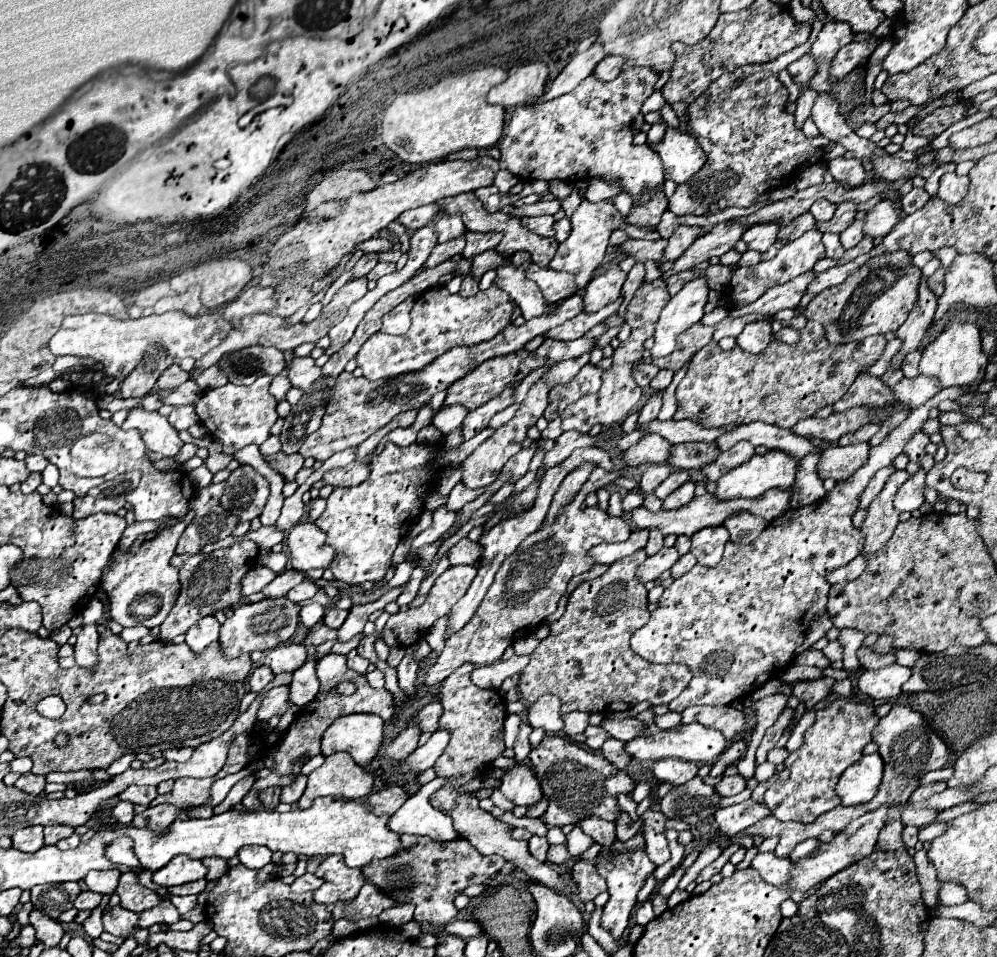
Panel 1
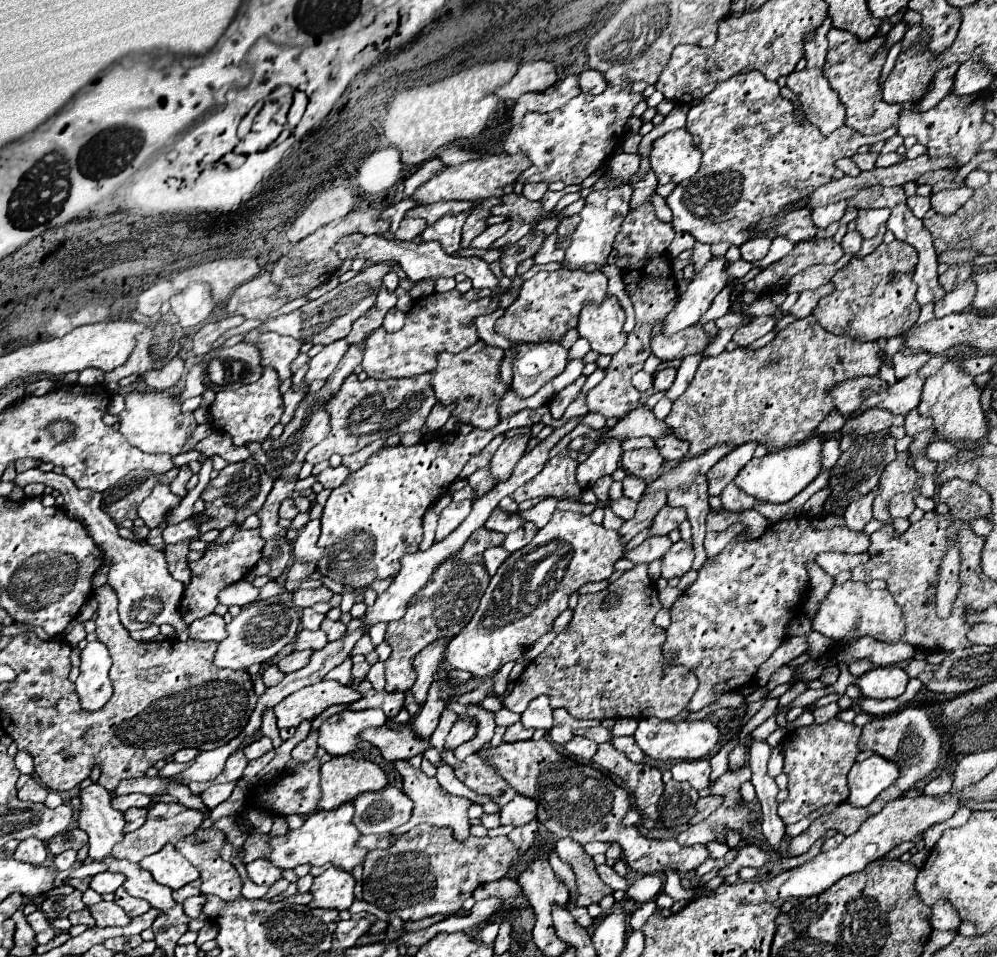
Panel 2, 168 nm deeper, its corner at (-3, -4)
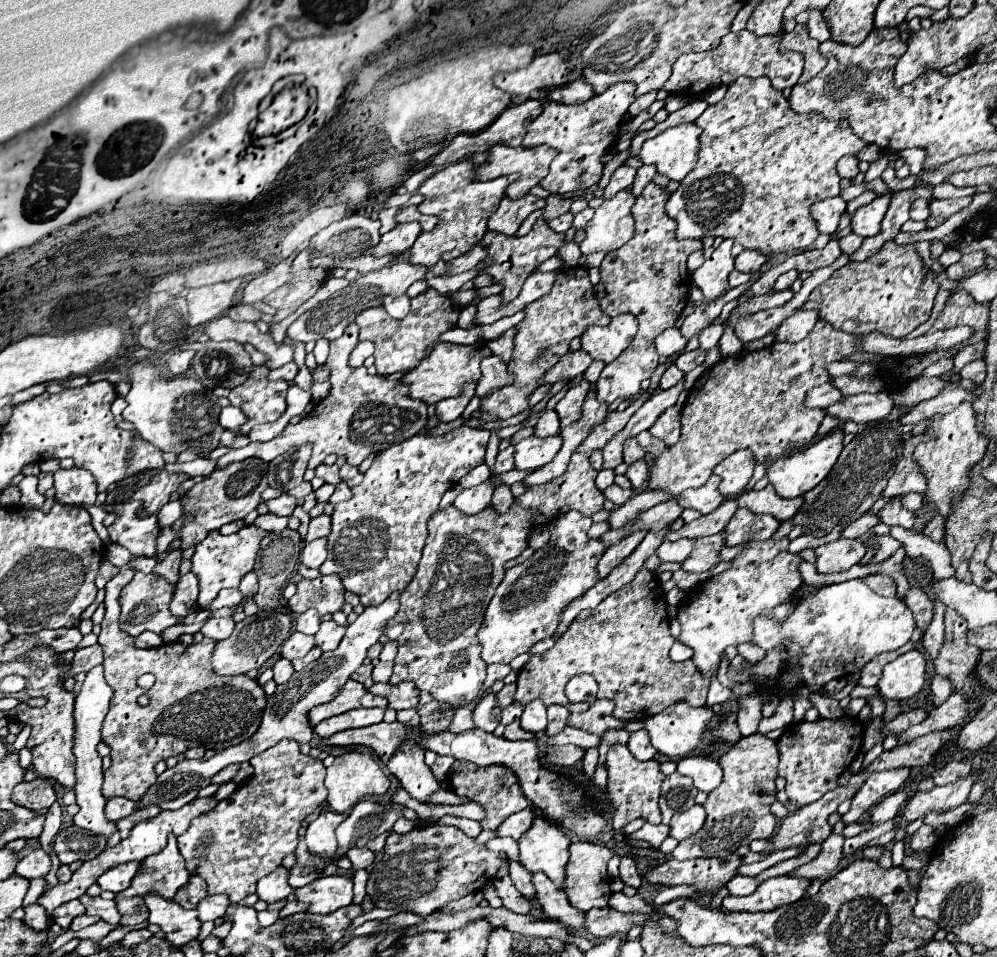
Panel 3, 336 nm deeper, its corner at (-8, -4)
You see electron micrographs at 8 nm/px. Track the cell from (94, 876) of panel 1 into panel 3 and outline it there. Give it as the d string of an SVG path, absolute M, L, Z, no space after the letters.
M134 861L128 863L128 865L112 867L98 879L98 885L100 885L100 889L112 891L112 893L124 891L124 889L130 887L130 881L138 873L138 869L140 869L140 863L134 863Z

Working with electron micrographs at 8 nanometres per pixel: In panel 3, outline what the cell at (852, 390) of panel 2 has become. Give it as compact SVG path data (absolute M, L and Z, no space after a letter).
M826 383L826 385L820 385L816 389L810 389L808 391L808 397L806 397L806 405L808 407L820 407L820 409L828 409L830 405L836 405L836 403L842 403L846 397L840 389L836 389L832 383Z

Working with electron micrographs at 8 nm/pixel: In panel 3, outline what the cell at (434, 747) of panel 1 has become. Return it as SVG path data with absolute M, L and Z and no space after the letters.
M488 693L486 697L482 697L482 701L478 703L478 707L474 709L474 727L476 729L482 729L482 731L494 731L500 723L500 707L496 705L496 699L494 699L494 693Z

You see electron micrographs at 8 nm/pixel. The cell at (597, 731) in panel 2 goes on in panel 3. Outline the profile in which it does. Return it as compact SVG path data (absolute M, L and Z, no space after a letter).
M566 727L564 733L548 739L548 745L568 745L568 743L588 749L588 747L598 747L600 745L600 737L592 735L592 733L586 733L582 729L576 729L576 727Z

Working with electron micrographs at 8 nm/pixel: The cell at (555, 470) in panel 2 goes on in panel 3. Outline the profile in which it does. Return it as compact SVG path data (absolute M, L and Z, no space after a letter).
M664 365L658 367L658 371L650 377L650 389L642 393L626 411L612 411L606 415L604 423L590 429L588 437L572 453L572 461L564 475L544 485L526 489L514 499L514 505L506 515L498 515L488 507L476 515L464 515L452 509L452 505L444 511L436 511L436 515L428 521L430 535L416 571L418 583L412 583L412 587L418 589L410 589L408 585L400 613L386 625L388 639L398 643L390 684L412 681L418 689L430 691L436 701L446 703L452 709L468 705L478 697L486 679L486 663L480 659L480 649L468 647L476 643L476 631L480 629L488 601L504 579L504 563L518 557L528 547L526 537L532 527L536 527L534 523L550 523L560 513L572 509L584 515L592 515L602 509L604 495L594 485L598 471L590 467L588 457L594 449L602 449L614 433L624 429L636 409L640 409L642 403L654 393L664 369Z

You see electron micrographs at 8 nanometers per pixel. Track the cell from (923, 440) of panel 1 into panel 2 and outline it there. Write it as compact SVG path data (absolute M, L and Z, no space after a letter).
M933 441L931 447L927 447L927 457L937 461L937 463L949 461L949 459L959 457L959 455L961 455L961 447L957 447L951 441Z

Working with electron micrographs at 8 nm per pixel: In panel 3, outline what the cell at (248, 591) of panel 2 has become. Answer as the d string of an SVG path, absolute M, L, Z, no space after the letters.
M234 587L234 589L222 589L218 593L218 597L216 597L216 601L212 603L212 607L208 607L208 609L216 611L216 609L222 609L222 607L234 607L234 605L240 605L242 601L244 601L244 595L240 593L238 587Z

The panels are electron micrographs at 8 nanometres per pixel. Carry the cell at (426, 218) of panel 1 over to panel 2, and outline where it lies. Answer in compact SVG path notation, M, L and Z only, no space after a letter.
M405 217L397 229L397 239L399 241L413 241L415 237L419 237L423 233L423 229L427 227L427 223L423 219L409 219Z

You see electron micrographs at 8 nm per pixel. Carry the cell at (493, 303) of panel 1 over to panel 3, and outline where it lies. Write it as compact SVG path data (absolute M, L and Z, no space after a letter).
M430 287L412 299L412 309L402 321L388 317L384 307L380 305L380 307L372 307L372 309L366 309L364 313L360 313L356 317L356 323L360 327L360 339L372 341L376 345L376 351L374 351L376 363L374 365L378 369L378 375L388 377L394 373L408 373L414 367L418 367L420 361L426 357L426 349L432 343L436 343L442 333L452 329L456 325L458 317L460 317L460 309L456 309L452 299L448 295L440 295L436 289Z

